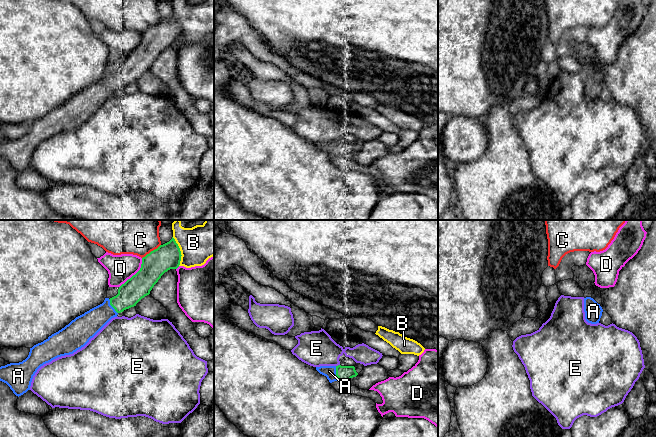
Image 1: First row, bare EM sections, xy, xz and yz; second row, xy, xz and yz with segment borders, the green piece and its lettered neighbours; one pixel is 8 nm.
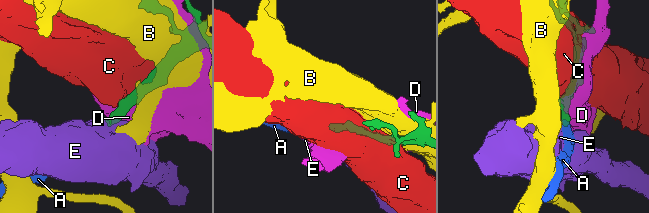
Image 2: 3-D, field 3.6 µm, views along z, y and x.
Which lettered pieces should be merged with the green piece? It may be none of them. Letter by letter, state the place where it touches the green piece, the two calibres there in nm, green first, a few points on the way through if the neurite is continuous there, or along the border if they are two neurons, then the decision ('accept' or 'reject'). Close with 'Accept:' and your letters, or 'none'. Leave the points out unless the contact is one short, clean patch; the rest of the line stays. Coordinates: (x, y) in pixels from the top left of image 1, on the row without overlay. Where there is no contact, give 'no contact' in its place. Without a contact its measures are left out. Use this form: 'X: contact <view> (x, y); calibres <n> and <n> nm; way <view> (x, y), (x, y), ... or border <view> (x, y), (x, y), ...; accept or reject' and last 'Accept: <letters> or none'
A: contact xy (111, 81); calibres 190 and 200 nm; accept
B: contact xy (180, 27); calibres 200 and 280 nm; reject
C: contact xy (151, 27); calibres 200 and 260 nm; reject
D: contact xy (135, 50); calibres 200 and 220 nm; reject
E: contact xz (338, 141); calibres 130 and 280 nm; reject
Accept: A

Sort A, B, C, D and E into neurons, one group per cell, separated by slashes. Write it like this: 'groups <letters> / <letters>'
groups A / B / C / D / E

